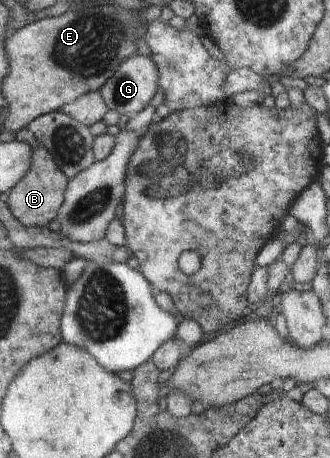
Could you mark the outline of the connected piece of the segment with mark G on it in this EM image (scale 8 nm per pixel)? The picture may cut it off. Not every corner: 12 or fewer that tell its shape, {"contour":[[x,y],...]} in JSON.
{"contour":[[133,53],[100,90],[122,116],[158,89],[154,61]]}

